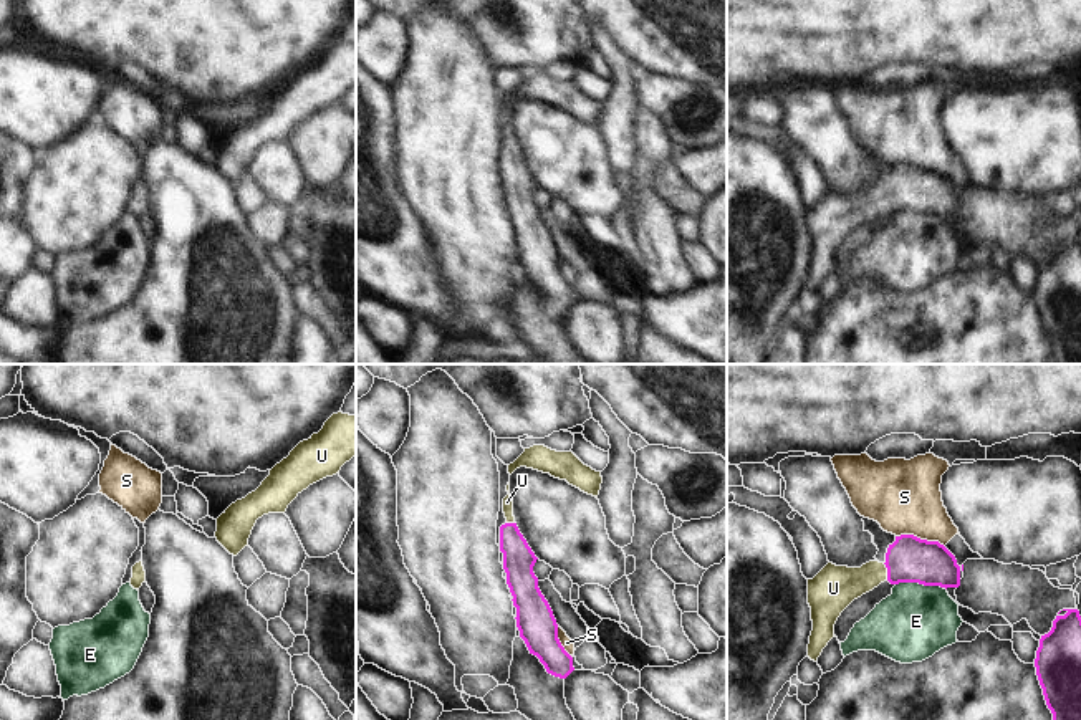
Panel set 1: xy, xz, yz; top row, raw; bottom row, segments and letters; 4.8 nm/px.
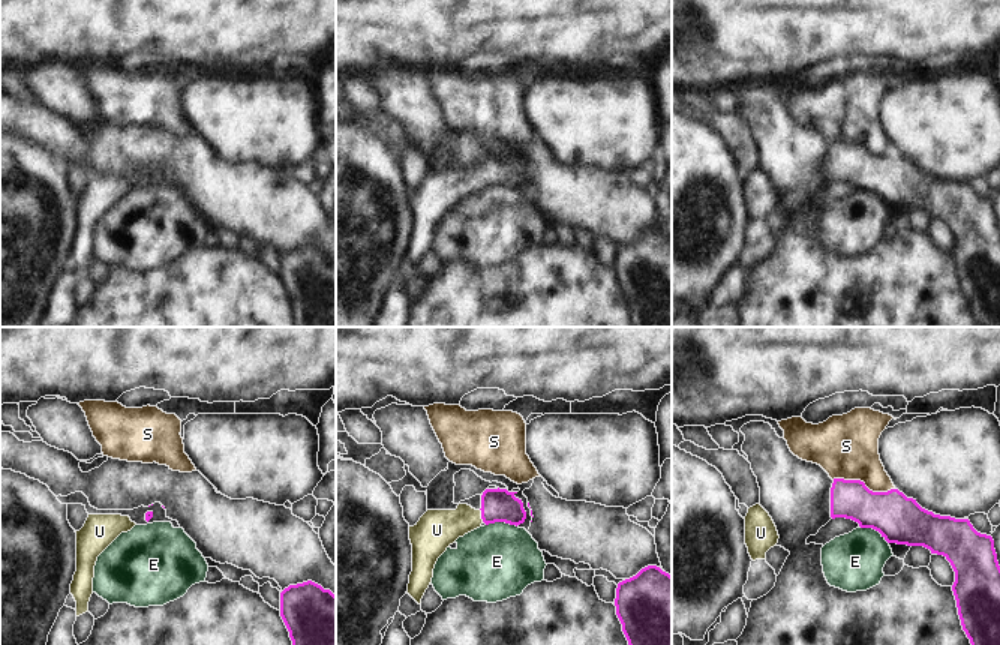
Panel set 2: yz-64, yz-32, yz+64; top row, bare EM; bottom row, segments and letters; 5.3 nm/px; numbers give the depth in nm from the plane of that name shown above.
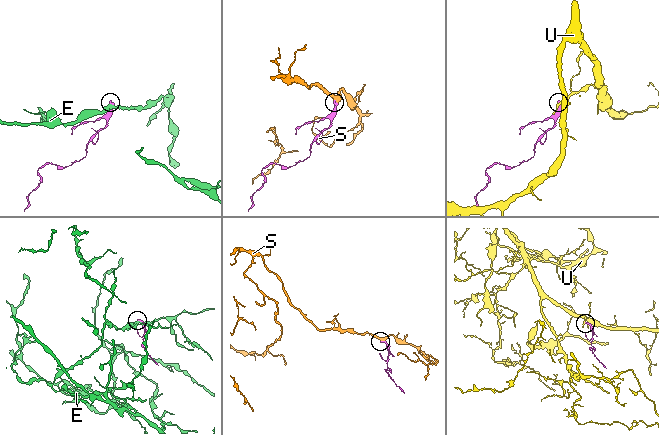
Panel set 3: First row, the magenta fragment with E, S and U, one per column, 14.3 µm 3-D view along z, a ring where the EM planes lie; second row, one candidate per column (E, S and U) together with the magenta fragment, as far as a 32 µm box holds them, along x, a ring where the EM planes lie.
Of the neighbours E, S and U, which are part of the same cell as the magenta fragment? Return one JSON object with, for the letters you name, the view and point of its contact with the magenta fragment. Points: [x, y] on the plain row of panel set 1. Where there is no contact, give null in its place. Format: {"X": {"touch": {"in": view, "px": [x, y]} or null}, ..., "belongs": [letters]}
{"U": {"touch": {"in": "yz", "px": [888, 201]}}, "belongs": ["U"]}

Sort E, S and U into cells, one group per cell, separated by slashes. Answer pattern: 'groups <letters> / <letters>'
groups E / S / U

